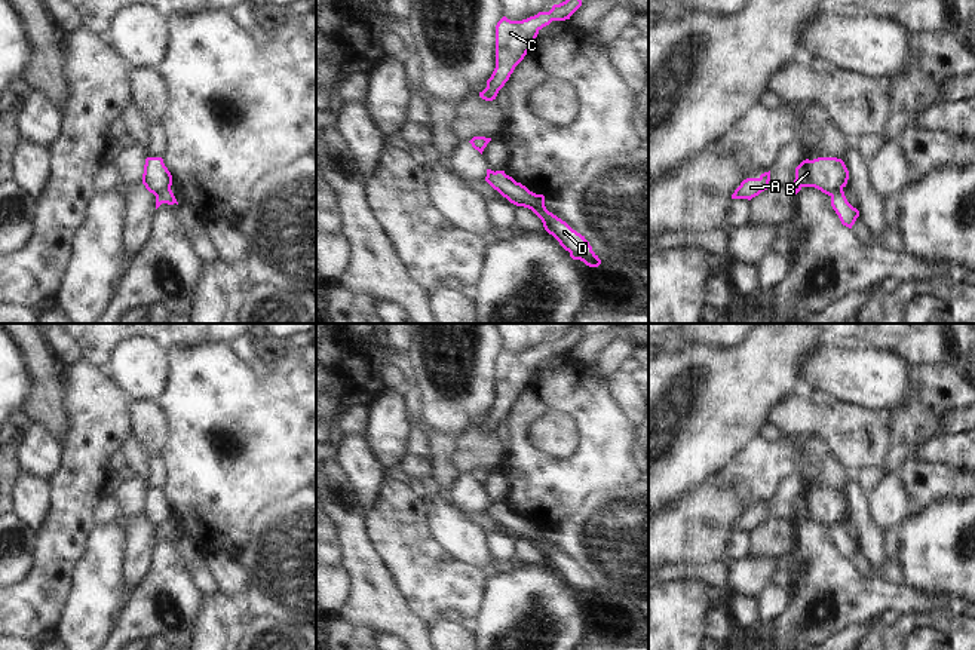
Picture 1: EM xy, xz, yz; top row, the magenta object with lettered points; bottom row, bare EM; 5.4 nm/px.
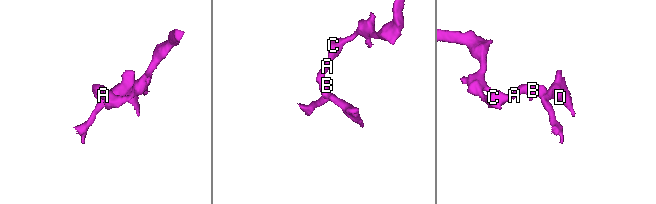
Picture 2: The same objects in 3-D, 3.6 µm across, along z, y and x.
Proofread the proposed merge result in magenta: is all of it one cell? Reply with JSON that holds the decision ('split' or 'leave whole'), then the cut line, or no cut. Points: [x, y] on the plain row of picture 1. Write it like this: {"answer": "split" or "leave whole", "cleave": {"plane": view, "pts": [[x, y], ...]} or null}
{"answer": "split", "cleave": {"plane": "xy", "pts": [[169, 518], [156, 529]]}}

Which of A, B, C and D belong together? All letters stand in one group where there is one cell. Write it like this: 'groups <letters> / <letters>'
groups A B C / D

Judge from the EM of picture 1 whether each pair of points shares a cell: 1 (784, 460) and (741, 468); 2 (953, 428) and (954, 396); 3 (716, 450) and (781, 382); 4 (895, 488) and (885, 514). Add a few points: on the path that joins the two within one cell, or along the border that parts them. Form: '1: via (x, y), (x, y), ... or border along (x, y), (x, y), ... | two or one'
1: via (773, 462), (760, 468), (751, 468) | one
2: border along (959, 408), (946, 411), (940, 423), (928, 434) | two
3: via (733, 432), (763, 399) | one
4: via (891, 494), (889, 508) | one

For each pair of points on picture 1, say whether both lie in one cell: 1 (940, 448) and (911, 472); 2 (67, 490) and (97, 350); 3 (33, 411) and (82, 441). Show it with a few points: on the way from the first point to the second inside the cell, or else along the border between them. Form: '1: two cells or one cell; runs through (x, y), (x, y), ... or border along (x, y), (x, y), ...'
1: two cells; border along (940, 460), (951, 465), (959, 472)
2: two cells; border along (85, 361), (103, 370)
3: two cells; border along (64, 398), (67, 431), (61, 445)

